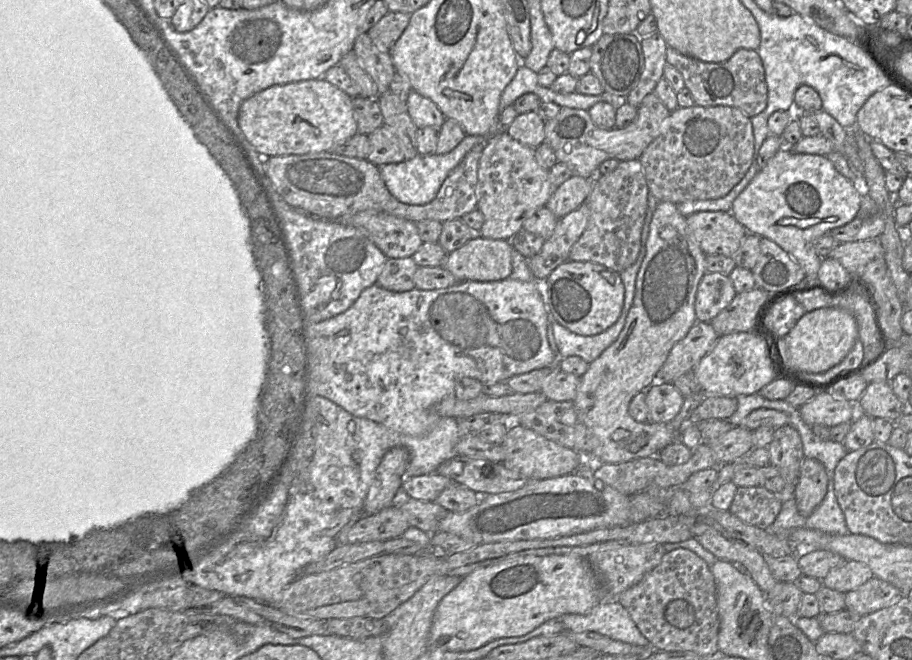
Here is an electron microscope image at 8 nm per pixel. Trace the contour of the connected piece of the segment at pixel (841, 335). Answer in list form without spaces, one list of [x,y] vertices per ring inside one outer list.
[[[833,307],[806,312],[795,326],[778,340],[779,362],[792,373],[816,374],[839,364],[858,340],[857,324],[847,310]]]

